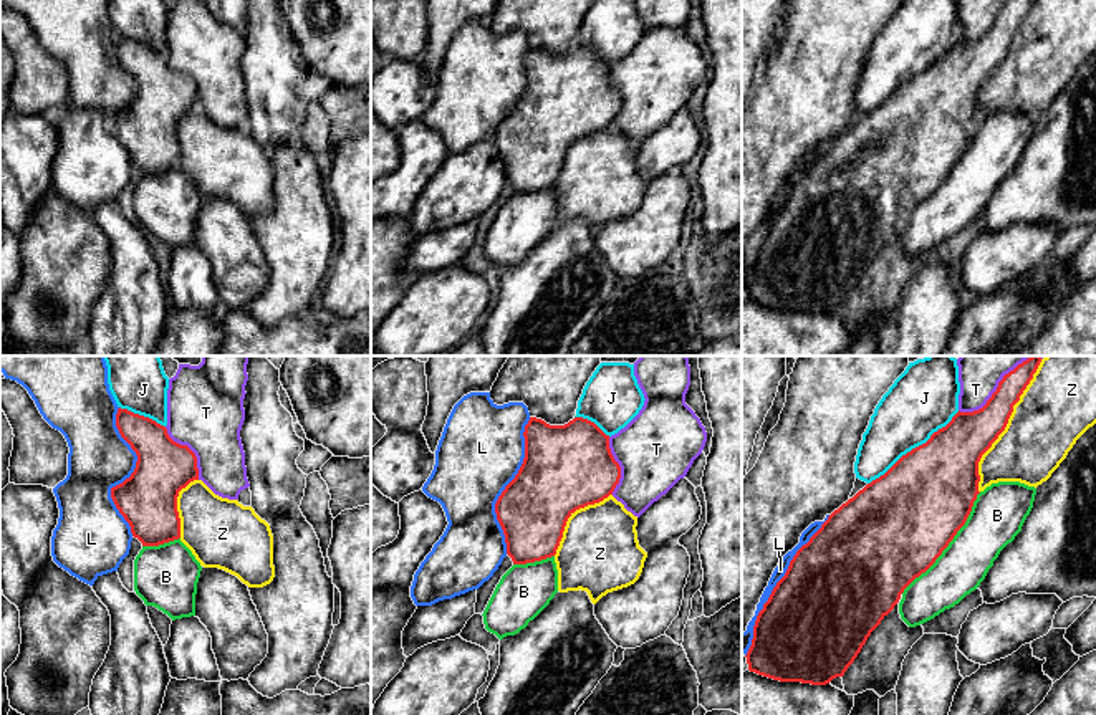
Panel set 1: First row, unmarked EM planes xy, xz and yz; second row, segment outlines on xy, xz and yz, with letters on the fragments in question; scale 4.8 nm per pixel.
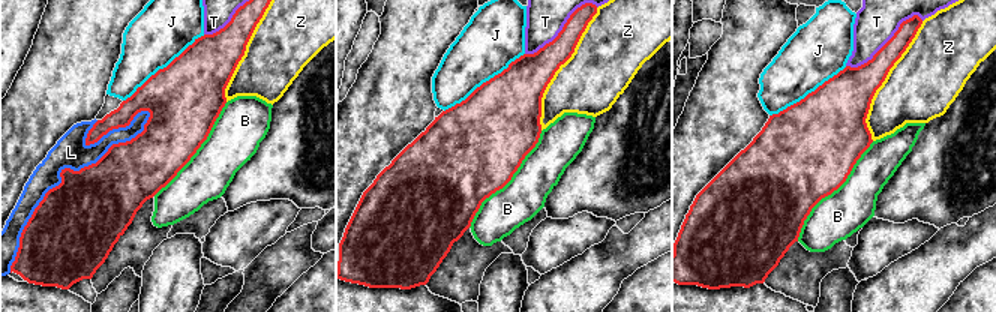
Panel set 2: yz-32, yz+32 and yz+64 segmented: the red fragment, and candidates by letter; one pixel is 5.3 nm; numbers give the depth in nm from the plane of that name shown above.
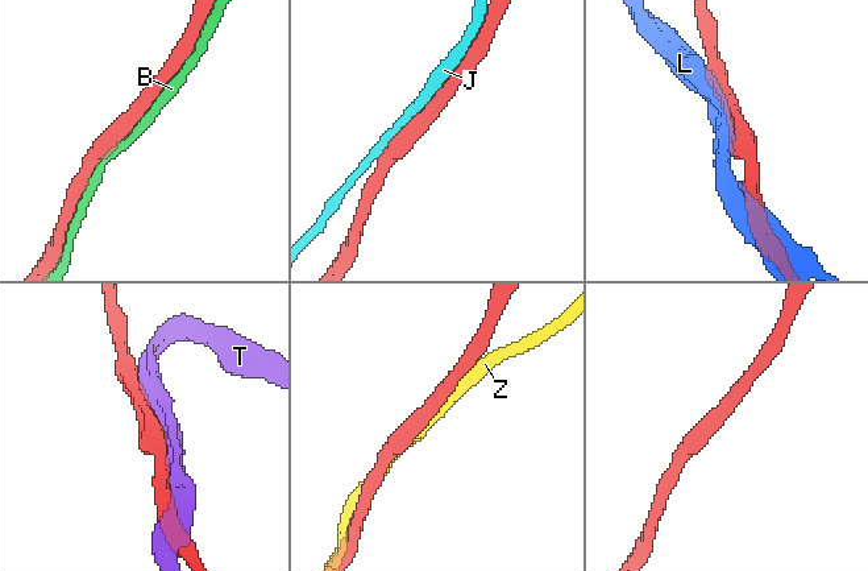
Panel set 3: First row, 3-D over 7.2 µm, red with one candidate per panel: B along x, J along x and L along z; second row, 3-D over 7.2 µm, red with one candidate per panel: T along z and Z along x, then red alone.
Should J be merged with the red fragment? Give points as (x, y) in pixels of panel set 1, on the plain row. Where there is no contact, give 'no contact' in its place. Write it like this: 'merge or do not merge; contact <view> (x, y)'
do not merge; contact yz (913, 78)

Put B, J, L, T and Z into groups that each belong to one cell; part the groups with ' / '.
B / J / L / T / Z

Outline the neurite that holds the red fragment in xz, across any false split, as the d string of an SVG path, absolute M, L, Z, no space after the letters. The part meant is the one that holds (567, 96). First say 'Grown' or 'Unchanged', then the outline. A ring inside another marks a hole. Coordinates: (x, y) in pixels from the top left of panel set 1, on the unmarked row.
Grown. M530 46L523 66L523 93L495 132L513 195L482 243L500 270L525 258L558 222L555 184L568 147L613 124L621 108L609 65L588 48L550 55Z

